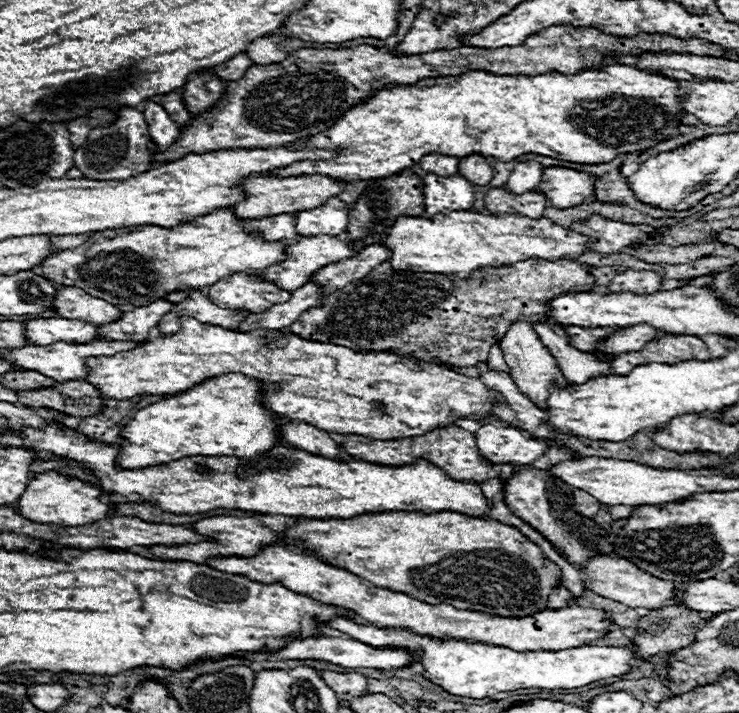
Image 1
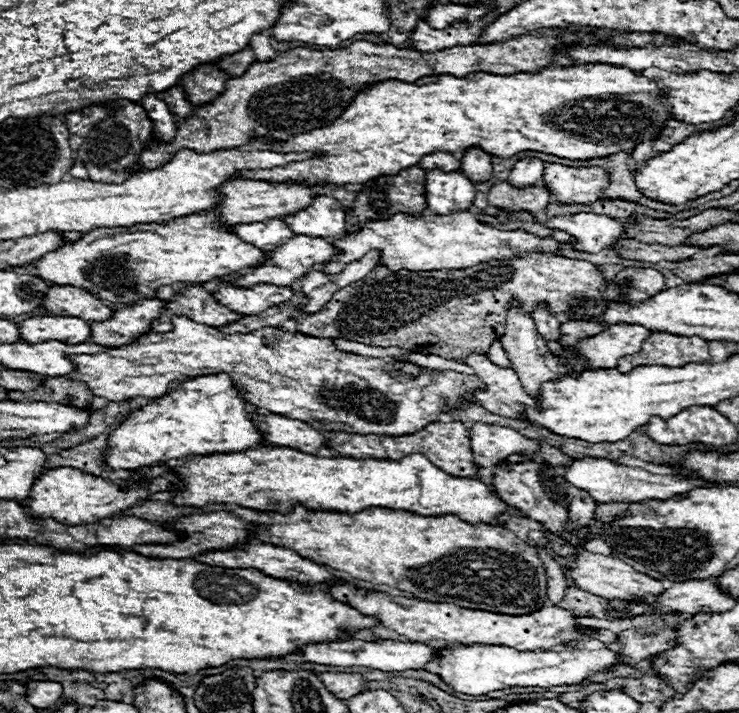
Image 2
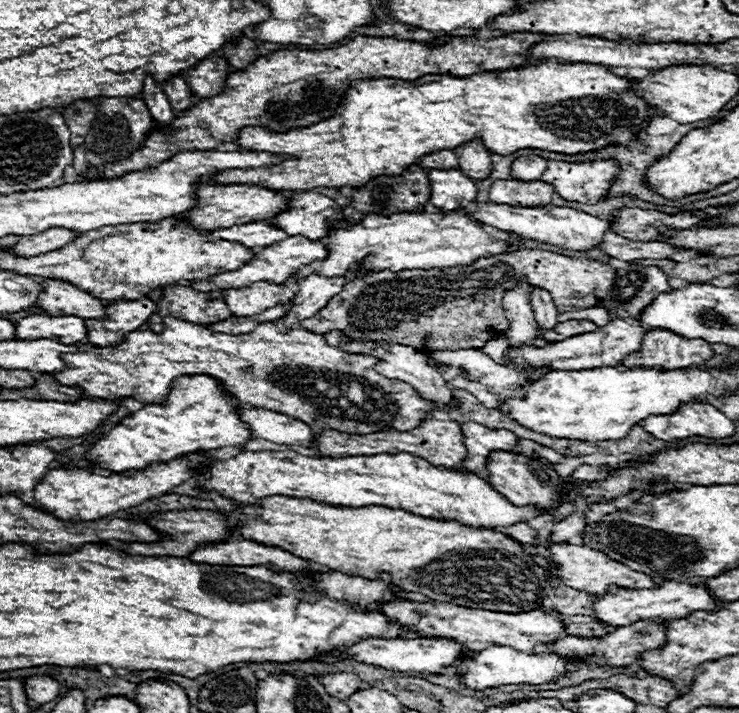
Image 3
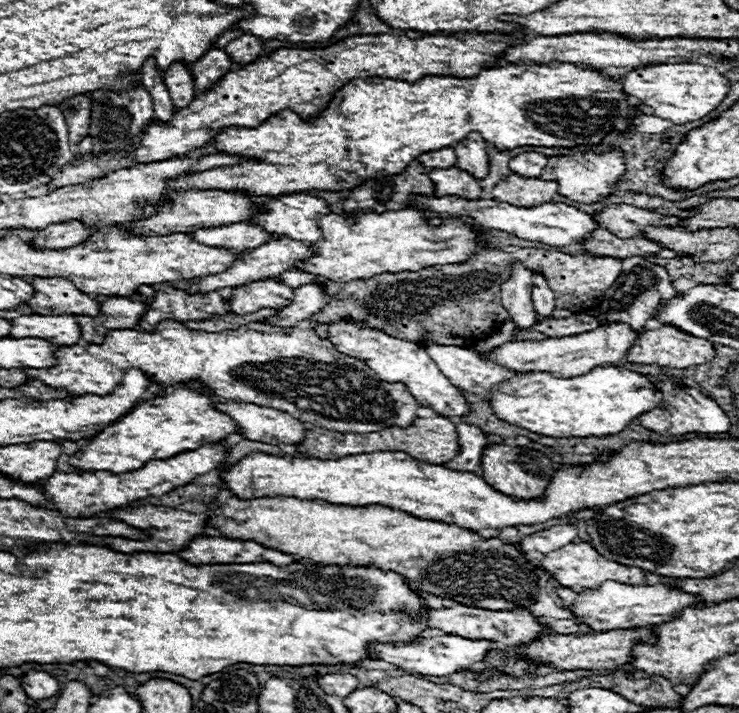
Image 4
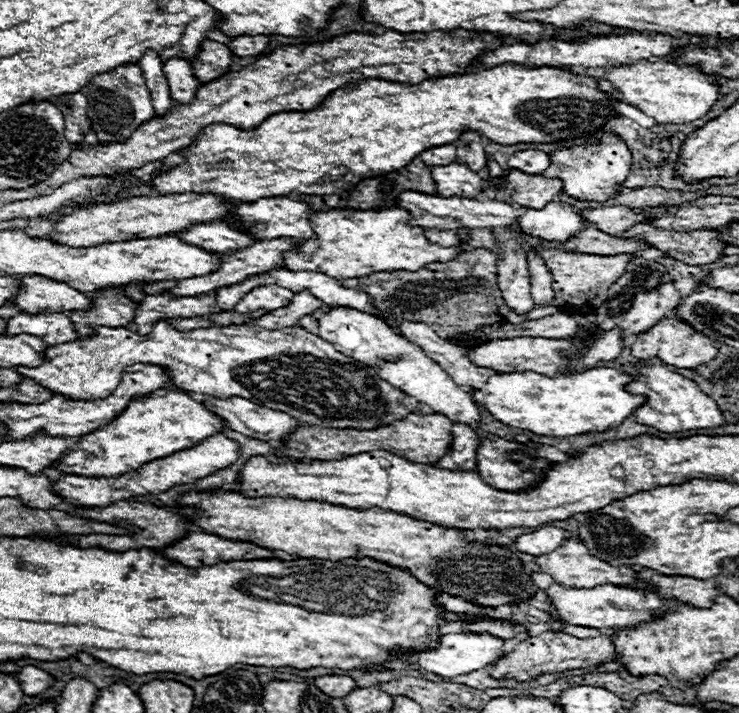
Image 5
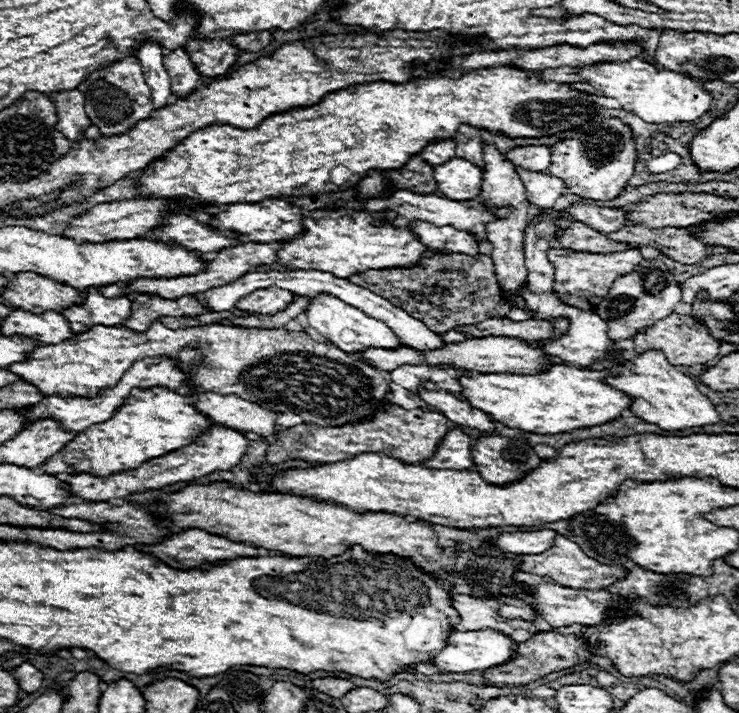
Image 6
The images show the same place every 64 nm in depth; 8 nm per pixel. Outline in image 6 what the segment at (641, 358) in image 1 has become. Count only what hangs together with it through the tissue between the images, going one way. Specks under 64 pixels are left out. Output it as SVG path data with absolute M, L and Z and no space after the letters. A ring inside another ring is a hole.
M676 312L668 318L662 318L662 320L654 322L654 326L648 326L648 328L640 330L634 336L634 344L636 344L636 352L660 350L672 366L704 364L704 362L716 358L718 348L720 348L720 342L716 338L712 338L712 334L708 332L708 328L704 328L704 324L696 322L696 318L692 318L688 314L676 314Z

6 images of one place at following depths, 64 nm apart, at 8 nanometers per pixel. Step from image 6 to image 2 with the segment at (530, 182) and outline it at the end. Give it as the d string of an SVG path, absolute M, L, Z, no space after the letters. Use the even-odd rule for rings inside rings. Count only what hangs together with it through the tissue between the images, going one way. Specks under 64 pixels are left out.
M498 182L490 188L488 202L496 208L508 210L528 210L532 214L540 214L550 204L550 190L546 186L526 186L524 190L516 190L508 182Z

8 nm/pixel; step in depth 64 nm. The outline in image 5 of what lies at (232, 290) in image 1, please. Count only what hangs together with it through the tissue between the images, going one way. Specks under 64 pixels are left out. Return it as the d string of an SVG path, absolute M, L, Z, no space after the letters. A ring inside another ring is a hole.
M258 286L256 290L252 290L250 294L246 294L236 306L234 310L244 314L244 312L254 312L254 310L266 310L272 312L280 306L286 306L292 300L292 292L284 290L280 286Z

